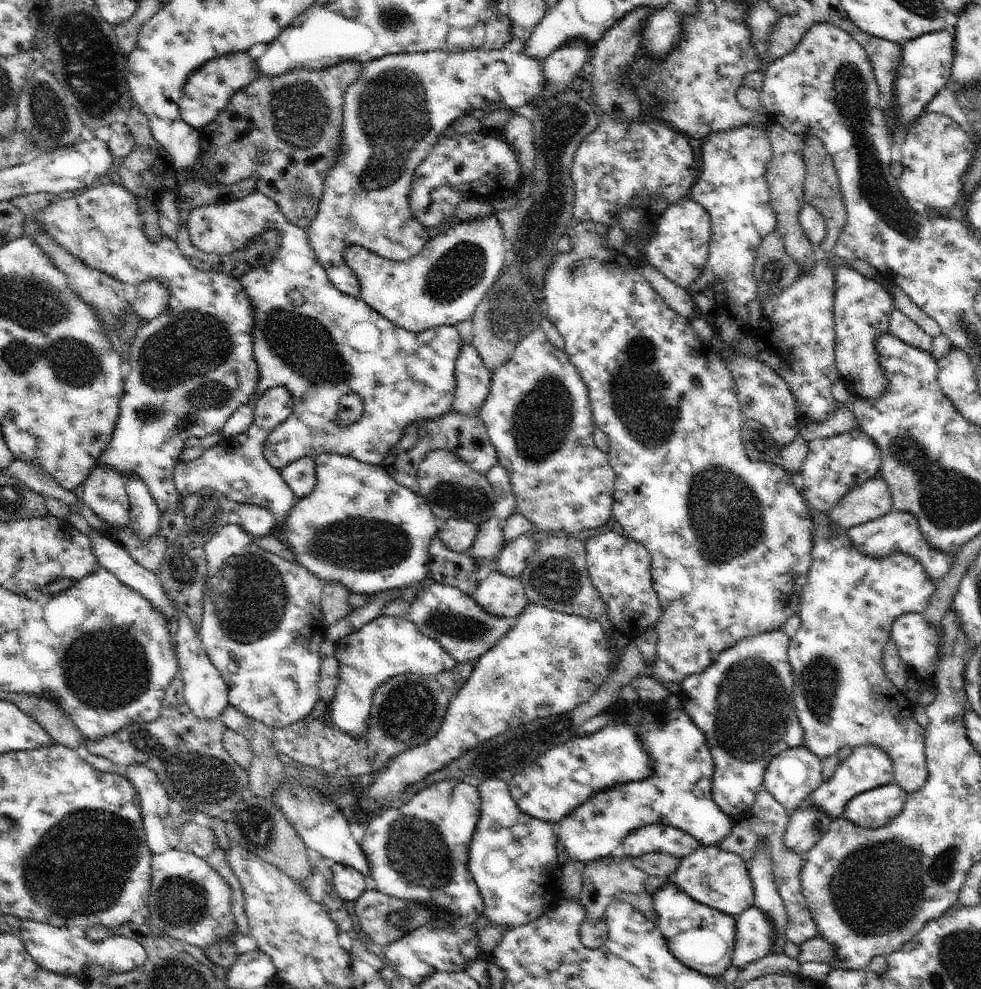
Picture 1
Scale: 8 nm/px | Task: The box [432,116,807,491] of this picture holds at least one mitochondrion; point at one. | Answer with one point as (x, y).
(543, 417)

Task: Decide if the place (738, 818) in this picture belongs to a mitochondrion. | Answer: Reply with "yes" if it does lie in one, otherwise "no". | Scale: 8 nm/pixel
no

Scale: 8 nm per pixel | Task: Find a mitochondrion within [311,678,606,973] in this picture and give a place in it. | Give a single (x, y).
(415, 850)

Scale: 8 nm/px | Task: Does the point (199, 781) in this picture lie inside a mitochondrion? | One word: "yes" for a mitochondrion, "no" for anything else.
yes

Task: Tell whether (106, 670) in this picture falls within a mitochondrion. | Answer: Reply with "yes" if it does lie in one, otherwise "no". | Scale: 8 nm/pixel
yes

